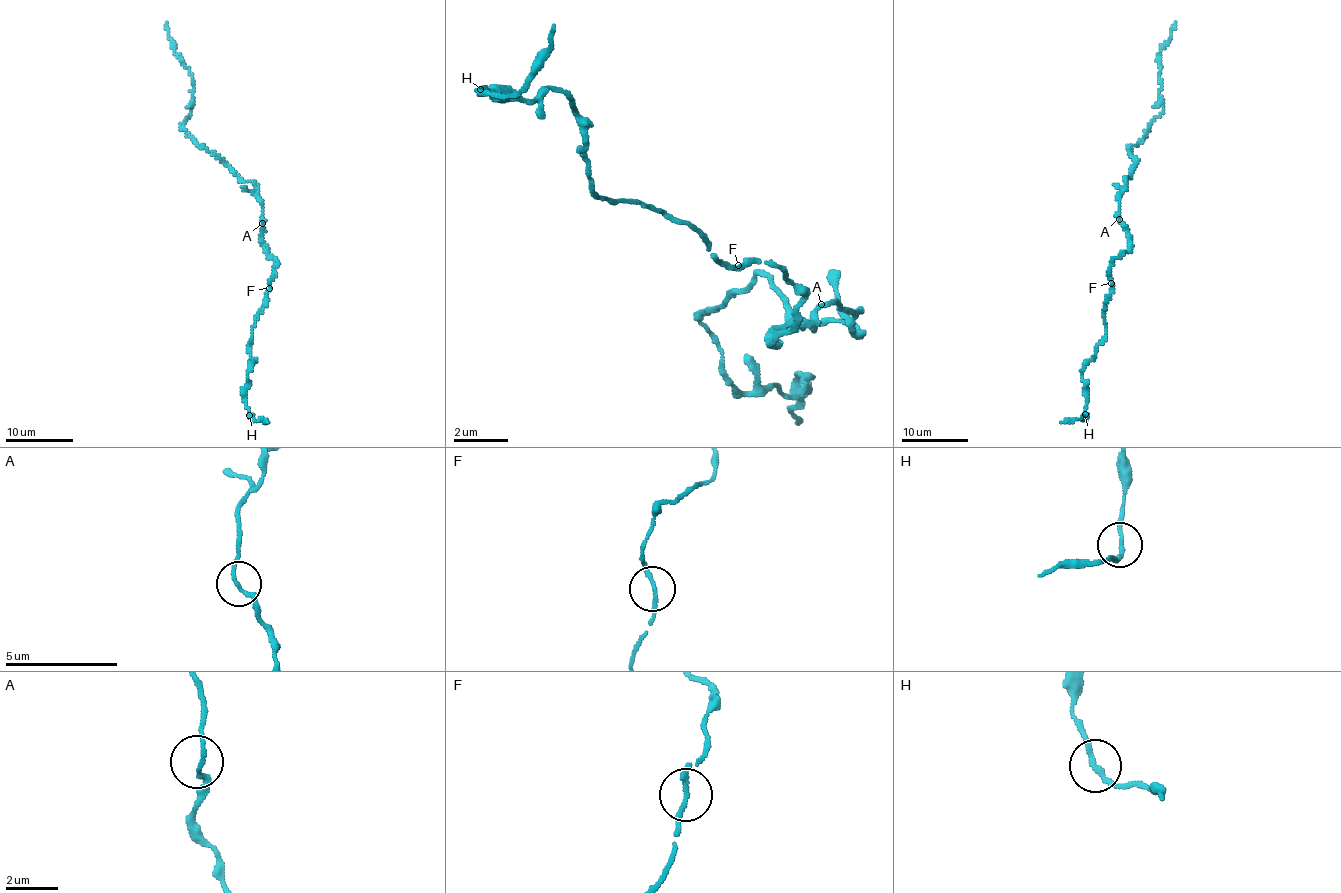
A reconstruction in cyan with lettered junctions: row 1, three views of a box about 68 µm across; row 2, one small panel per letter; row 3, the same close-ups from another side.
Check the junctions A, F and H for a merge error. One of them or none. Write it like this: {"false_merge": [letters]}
{"false_merge": []}

